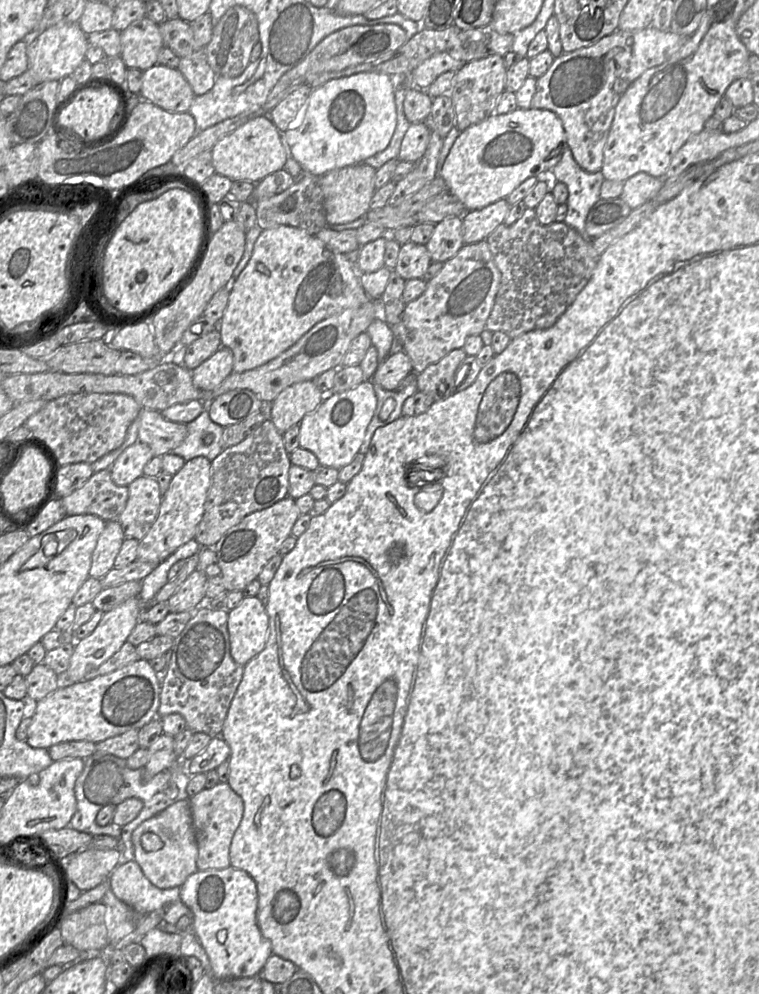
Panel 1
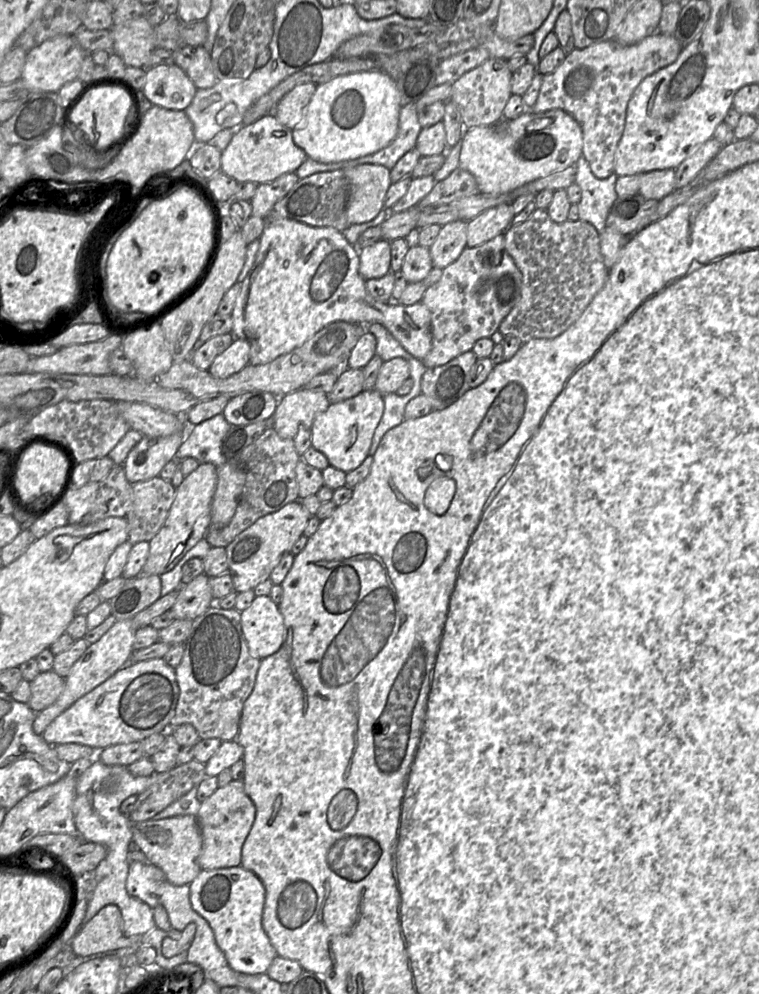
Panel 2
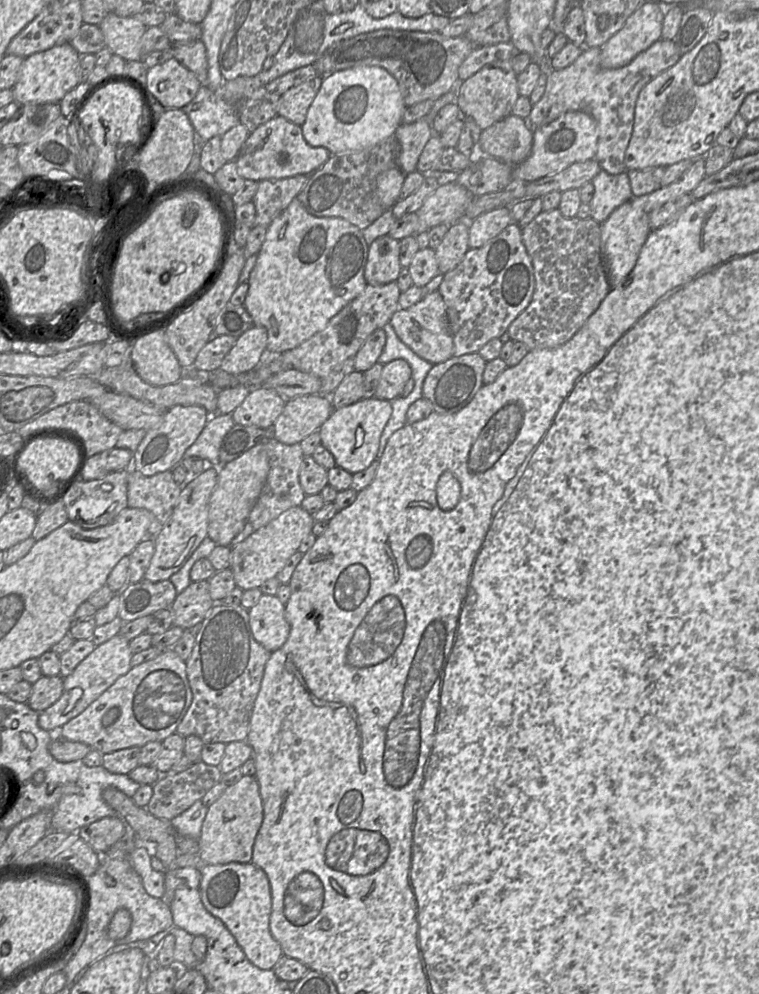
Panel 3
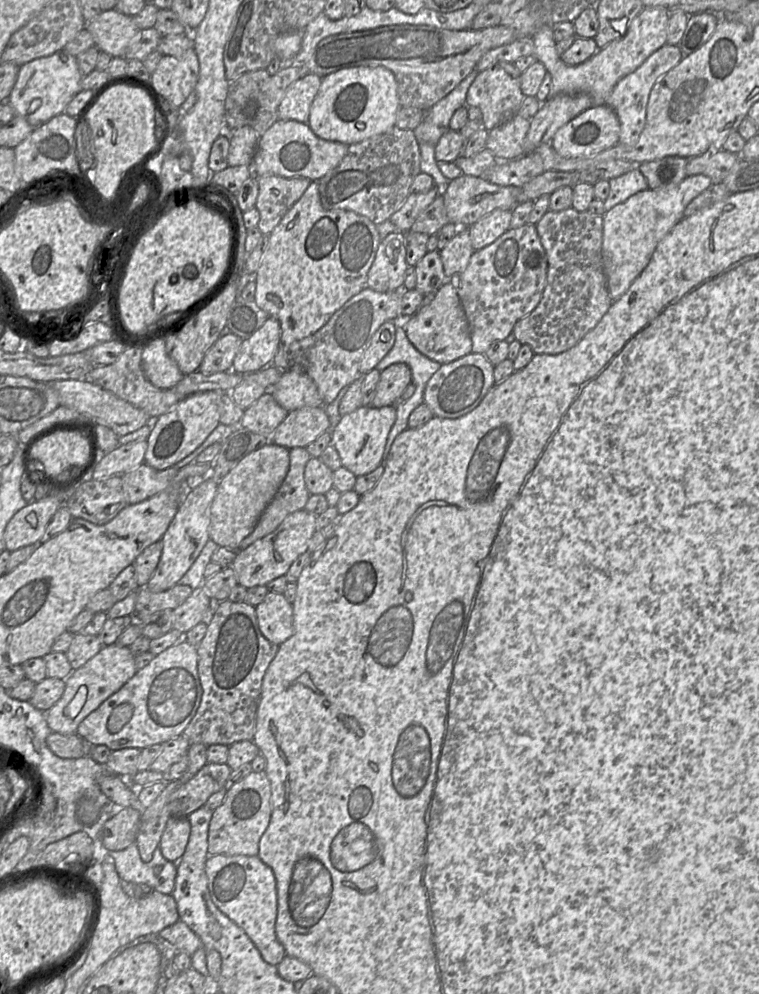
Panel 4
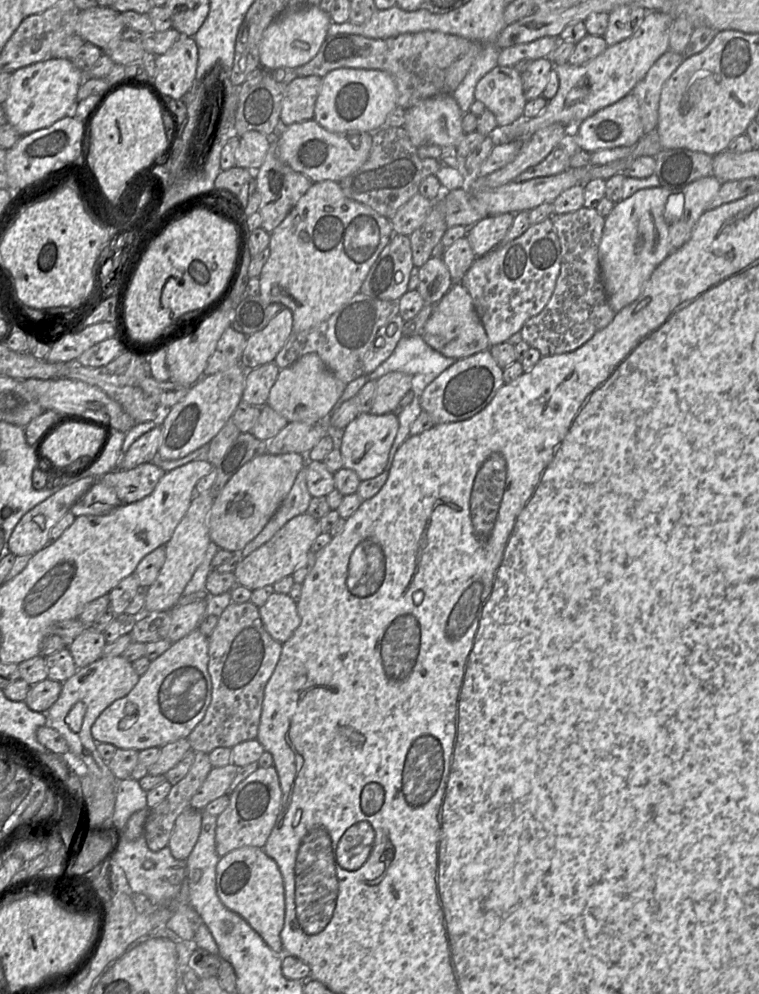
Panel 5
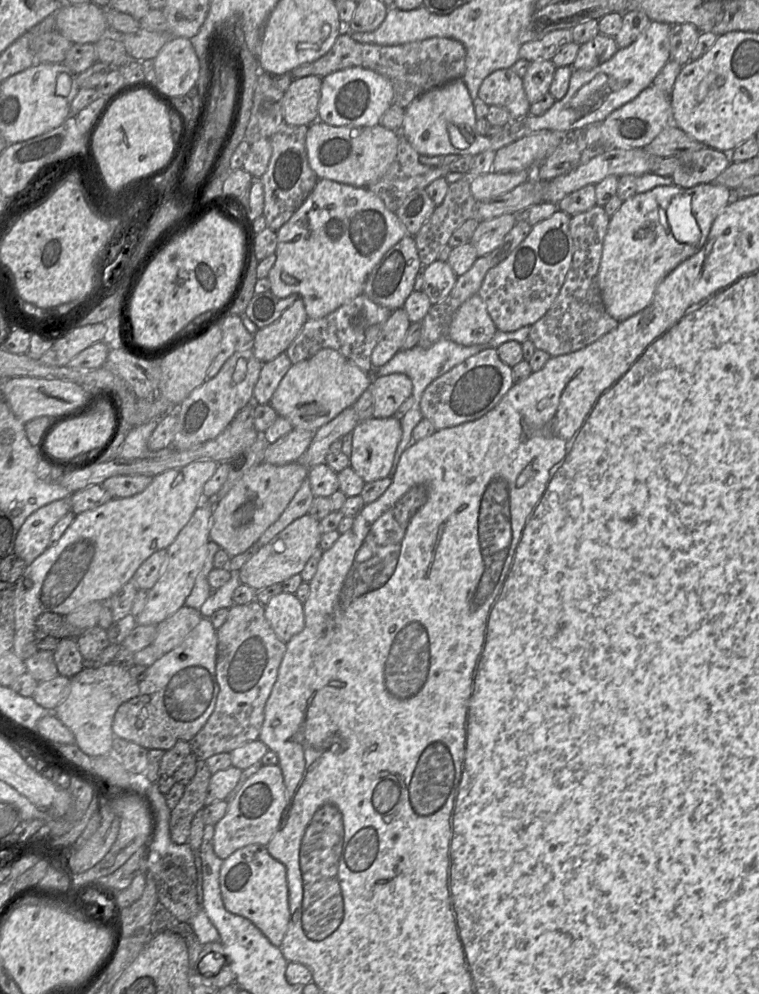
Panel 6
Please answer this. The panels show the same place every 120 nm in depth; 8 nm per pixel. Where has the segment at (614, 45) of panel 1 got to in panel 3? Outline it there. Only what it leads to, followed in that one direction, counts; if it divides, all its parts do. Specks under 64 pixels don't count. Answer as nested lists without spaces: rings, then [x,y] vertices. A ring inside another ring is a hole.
[[[663,38],[620,68],[602,68],[600,54],[599,47],[583,48],[571,65],[548,73],[544,94],[532,106],[527,121],[534,129],[551,123],[569,111],[588,114],[596,121],[598,129],[598,145],[594,159],[602,170],[616,175],[627,170],[625,152],[633,131],[635,105],[640,91],[660,73],[675,65],[682,54],[673,40]]]

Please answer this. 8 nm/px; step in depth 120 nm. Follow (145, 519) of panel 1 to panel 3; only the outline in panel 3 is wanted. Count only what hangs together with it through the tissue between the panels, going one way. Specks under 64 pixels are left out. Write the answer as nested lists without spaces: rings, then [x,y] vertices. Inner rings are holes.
[[[171,470],[144,476],[129,471],[128,507],[142,508],[152,513],[152,522],[147,530],[147,539],[154,539],[170,518],[181,493]]]

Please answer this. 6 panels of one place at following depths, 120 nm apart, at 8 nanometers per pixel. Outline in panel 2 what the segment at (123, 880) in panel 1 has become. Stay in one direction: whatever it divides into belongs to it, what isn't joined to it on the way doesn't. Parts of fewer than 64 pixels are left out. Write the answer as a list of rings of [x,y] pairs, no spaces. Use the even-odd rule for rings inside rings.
[[[130,862],[126,880],[126,890],[134,898],[141,900],[151,908],[162,901],[160,883],[166,880],[165,873],[151,863]]]

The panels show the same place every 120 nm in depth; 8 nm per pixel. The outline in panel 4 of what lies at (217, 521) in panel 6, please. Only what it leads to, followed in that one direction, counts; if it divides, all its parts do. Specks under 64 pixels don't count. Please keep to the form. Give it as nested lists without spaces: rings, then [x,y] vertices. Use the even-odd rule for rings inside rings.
[[[272,442],[247,454],[218,483],[209,508],[209,538],[219,547],[237,551],[241,541],[255,528],[289,470],[289,449]]]

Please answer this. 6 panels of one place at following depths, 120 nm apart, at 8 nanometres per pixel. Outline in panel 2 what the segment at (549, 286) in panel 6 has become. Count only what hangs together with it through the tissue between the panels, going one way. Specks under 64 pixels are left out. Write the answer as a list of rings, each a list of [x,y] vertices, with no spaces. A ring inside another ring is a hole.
[[[504,234],[476,246],[466,247],[459,258],[442,269],[440,280],[428,287],[421,299],[431,313],[432,346],[422,363],[431,368],[441,366],[460,354],[472,351],[475,342],[481,338],[490,338],[503,319],[509,314],[520,297],[522,274],[505,246]]]

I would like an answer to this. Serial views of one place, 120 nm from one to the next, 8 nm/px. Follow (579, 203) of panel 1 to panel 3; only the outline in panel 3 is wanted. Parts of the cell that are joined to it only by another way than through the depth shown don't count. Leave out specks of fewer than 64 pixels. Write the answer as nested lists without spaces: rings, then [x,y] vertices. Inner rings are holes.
[[[601,170],[591,181],[594,186],[594,195],[589,203],[590,218],[603,224],[610,214],[633,197],[627,172],[611,175]]]

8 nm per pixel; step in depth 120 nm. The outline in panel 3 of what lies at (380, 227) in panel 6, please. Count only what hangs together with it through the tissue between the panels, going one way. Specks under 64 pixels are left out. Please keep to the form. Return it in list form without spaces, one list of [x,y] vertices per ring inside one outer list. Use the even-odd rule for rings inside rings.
[[[297,197],[272,221],[250,274],[244,302],[254,325],[267,330],[266,349],[269,356],[294,349],[322,331],[336,314],[364,292],[367,286],[364,270],[368,250],[369,245],[361,229],[341,218],[312,216]]]

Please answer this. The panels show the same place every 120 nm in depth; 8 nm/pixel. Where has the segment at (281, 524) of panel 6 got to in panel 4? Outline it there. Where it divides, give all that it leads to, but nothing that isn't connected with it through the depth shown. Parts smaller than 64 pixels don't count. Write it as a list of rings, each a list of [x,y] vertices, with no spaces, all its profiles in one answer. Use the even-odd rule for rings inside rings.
[[[304,447],[289,449],[289,470],[272,501],[261,514],[254,530],[245,537],[238,550],[273,532],[288,516],[305,508],[310,496],[304,481],[304,470],[311,458]]]

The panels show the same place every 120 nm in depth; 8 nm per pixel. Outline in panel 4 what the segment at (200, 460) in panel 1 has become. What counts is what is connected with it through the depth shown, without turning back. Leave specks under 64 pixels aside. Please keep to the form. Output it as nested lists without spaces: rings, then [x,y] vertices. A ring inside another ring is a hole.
[[[210,477],[196,488],[186,492],[177,513],[161,538],[162,552],[158,565],[146,588],[151,592],[162,592],[176,585],[197,559],[209,538],[209,508],[216,495],[218,483]]]

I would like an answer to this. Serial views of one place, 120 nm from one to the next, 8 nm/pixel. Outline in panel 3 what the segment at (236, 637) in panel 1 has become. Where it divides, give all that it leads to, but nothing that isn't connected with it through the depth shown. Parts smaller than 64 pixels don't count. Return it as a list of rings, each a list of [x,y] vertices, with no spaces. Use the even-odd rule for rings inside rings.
[[[262,594],[248,614],[252,634],[266,650],[275,652],[285,644],[290,624],[286,607],[276,595]]]

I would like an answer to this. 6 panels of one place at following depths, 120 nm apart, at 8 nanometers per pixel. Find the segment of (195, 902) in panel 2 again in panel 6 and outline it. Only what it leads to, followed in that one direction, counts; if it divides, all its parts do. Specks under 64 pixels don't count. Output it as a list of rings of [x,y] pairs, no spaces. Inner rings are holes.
[[[252,843],[238,849],[222,866],[220,885],[227,908],[252,921],[276,947],[280,947],[290,921],[286,867],[274,858],[268,844]]]

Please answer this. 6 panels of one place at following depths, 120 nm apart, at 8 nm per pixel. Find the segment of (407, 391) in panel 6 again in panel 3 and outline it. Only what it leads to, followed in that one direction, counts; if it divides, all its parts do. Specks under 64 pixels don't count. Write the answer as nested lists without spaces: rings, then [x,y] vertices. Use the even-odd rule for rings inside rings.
[[[395,359],[383,365],[375,397],[392,401],[400,397],[402,390],[411,378],[411,367],[404,359]]]

